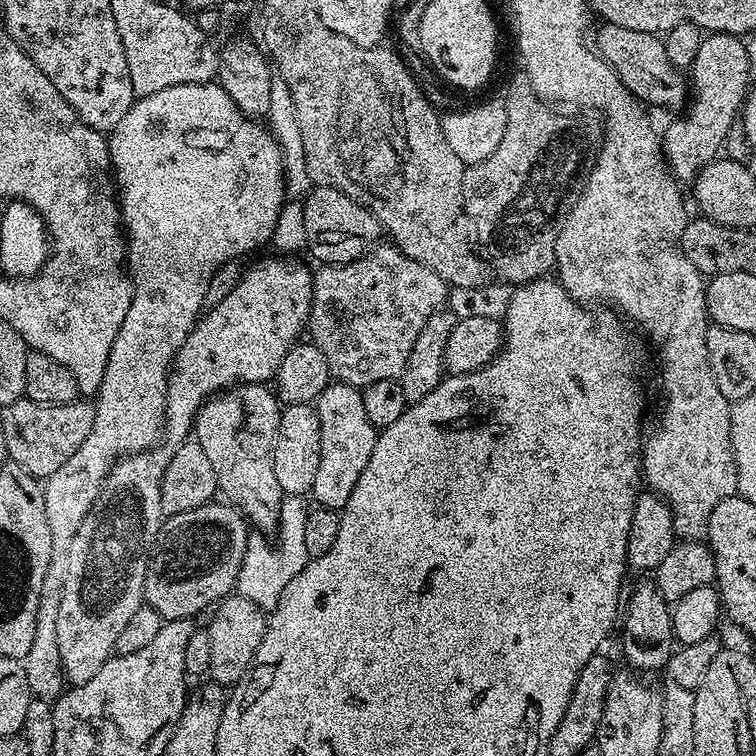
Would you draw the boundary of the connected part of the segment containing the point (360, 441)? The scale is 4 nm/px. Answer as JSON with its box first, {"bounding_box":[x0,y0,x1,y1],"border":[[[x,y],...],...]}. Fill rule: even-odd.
{"bounding_box":[310,382,378,510],"border":[[[329,382],[326,390],[318,394],[314,407],[320,423],[322,450],[310,496],[316,499],[319,507],[343,510],[346,502],[350,502],[354,482],[358,482],[362,470],[366,470],[366,462],[370,462],[370,454],[374,454],[378,429],[372,425],[370,418],[366,418],[361,389],[349,384]]]}

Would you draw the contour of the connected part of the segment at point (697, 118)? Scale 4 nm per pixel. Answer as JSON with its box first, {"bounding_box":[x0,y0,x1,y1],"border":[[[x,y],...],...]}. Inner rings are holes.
{"bounding_box":[662,34,754,181],"border":[[[708,34],[703,37],[701,45],[698,46],[698,54],[695,55],[690,67],[690,103],[686,111],[668,129],[662,132],[662,147],[664,158],[668,165],[669,172],[676,177],[677,181],[695,181],[701,170],[709,164],[711,160],[717,159],[721,155],[720,147],[728,140],[728,135],[732,132],[732,123],[737,123],[741,115],[746,97],[750,91],[748,79],[754,72],[754,66],[748,57],[748,49],[743,43],[732,45],[727,35]]]}

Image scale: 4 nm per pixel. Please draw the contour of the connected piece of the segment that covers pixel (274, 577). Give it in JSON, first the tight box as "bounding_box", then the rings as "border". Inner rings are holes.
{"bounding_box":[235,496,310,610],"border":[[[285,496],[282,506],[280,507],[280,526],[274,533],[276,544],[271,544],[269,537],[264,534],[249,535],[246,542],[246,552],[242,558],[242,566],[238,570],[238,578],[236,579],[235,591],[242,598],[250,598],[250,602],[254,602],[254,606],[271,610],[278,606],[278,598],[282,598],[282,590],[286,590],[286,586],[290,586],[290,578],[294,578],[306,567],[310,559],[306,550],[305,531],[306,518],[308,517],[309,505],[304,505],[305,501],[299,496]]]}

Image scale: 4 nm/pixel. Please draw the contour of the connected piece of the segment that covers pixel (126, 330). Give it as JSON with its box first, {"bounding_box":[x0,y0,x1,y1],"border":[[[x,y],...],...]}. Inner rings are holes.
{"bounding_box":[43,82,286,552],"border":[[[209,82],[206,84],[179,84],[178,86],[166,86],[158,90],[158,94],[141,96],[132,105],[132,109],[118,122],[118,126],[112,129],[107,137],[108,153],[112,159],[111,171],[114,173],[115,183],[118,185],[118,199],[122,209],[122,224],[126,229],[126,267],[132,281],[132,301],[130,310],[126,310],[126,318],[114,337],[114,346],[110,346],[110,358],[106,362],[106,370],[102,374],[102,386],[97,390],[94,397],[96,409],[94,410],[94,426],[90,426],[90,434],[86,434],[86,442],[54,470],[43,481],[44,501],[46,502],[46,526],[50,526],[50,544],[56,544],[56,552],[64,548],[64,544],[70,544],[74,540],[74,534],[78,532],[78,526],[82,518],[92,509],[92,503],[104,487],[104,479],[108,471],[121,456],[127,456],[133,452],[147,452],[157,443],[164,426],[164,411],[166,410],[166,394],[168,393],[168,369],[172,366],[172,357],[186,340],[190,330],[202,315],[205,307],[204,299],[208,296],[208,287],[216,276],[216,271],[223,264],[252,252],[255,248],[267,245],[272,239],[278,214],[283,210],[286,203],[286,189],[284,186],[284,163],[278,142],[263,123],[257,122],[253,117],[244,116],[238,106],[234,106],[234,98],[226,94],[219,83]]]}

